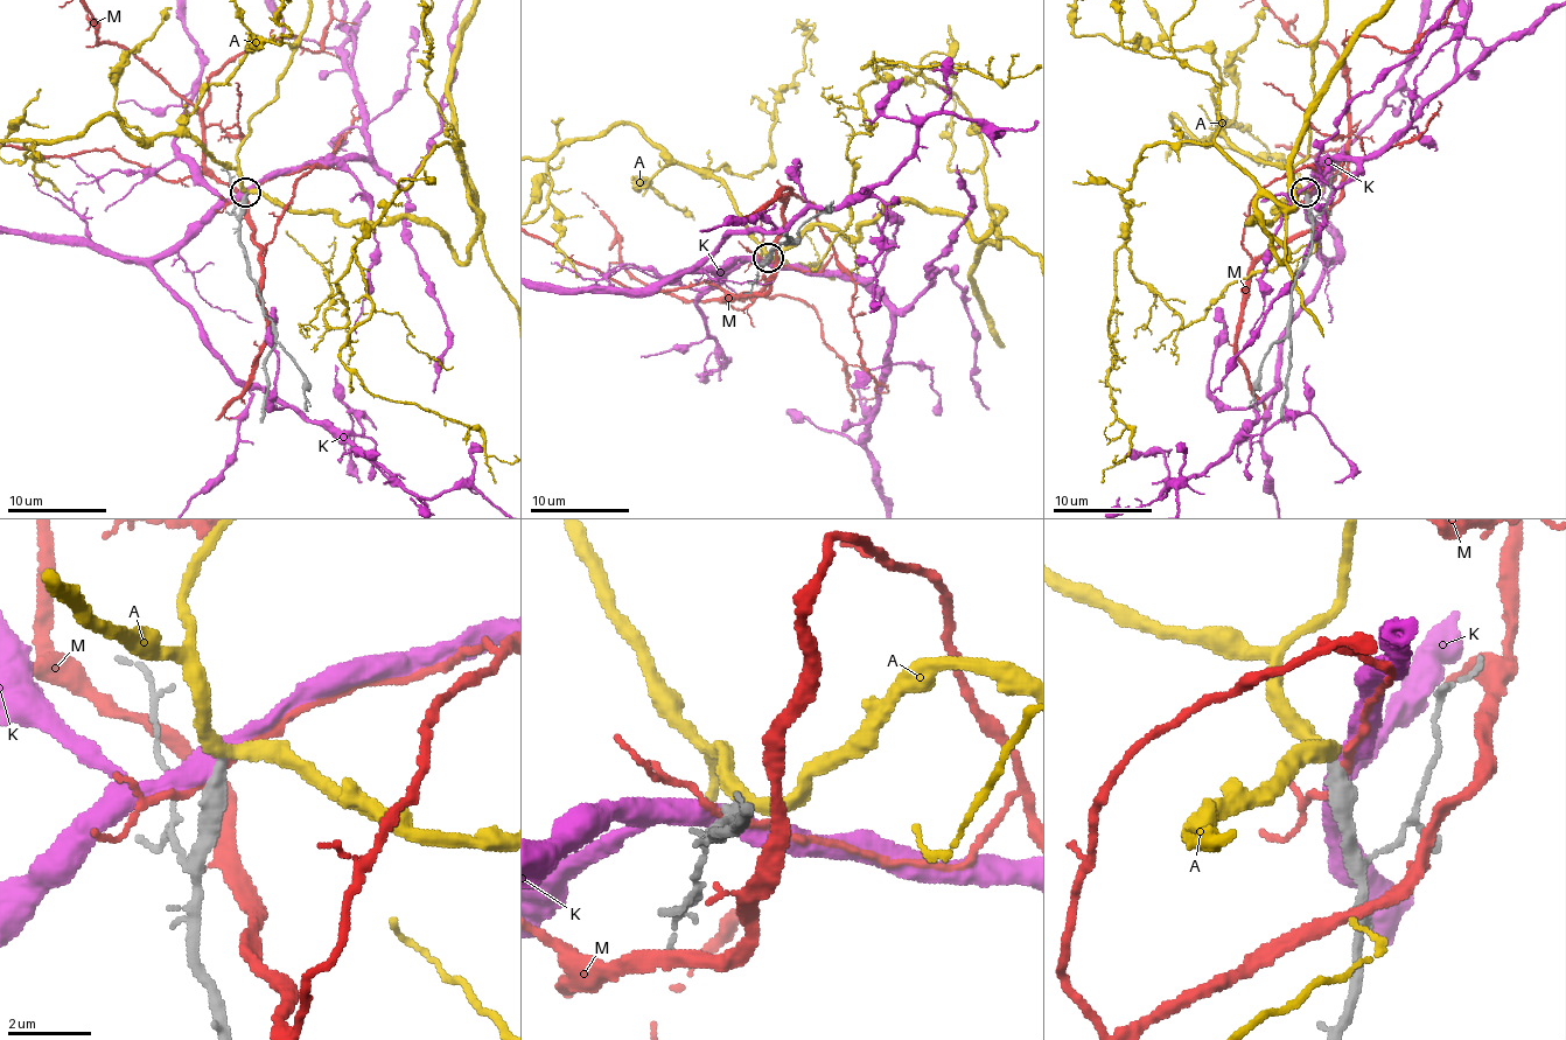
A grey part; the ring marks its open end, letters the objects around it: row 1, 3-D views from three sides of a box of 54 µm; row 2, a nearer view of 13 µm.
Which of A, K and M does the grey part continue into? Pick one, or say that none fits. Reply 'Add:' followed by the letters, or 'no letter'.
Add: no letter

